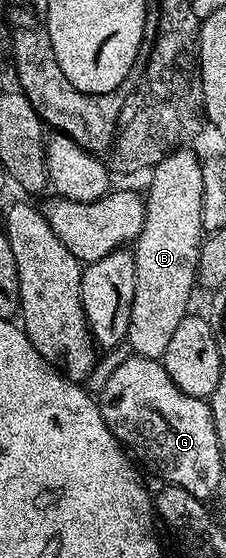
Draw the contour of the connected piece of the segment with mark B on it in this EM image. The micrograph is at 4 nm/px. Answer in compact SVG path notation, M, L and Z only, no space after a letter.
M181 146L162 162L151 169L152 181L148 184L144 207L144 228L134 242L134 302L130 306L130 326L128 327L127 347L135 355L151 360L160 360L166 354L166 346L173 336L178 322L189 315L188 303L192 300L192 287L197 287L196 271L200 257L200 245L206 239L203 228L203 182L202 166L191 147Z

